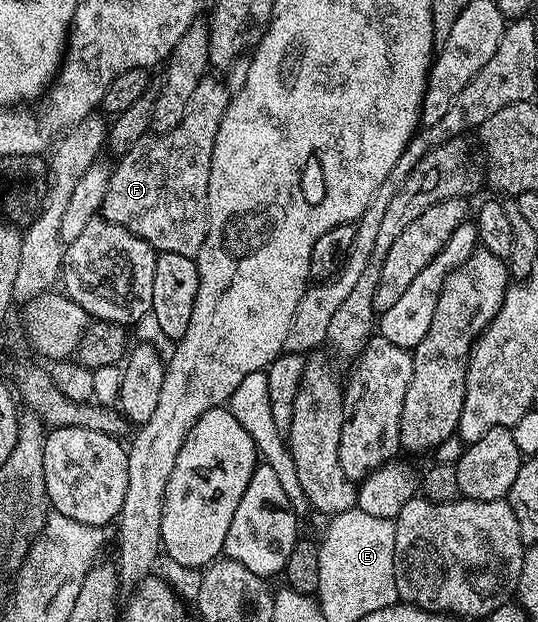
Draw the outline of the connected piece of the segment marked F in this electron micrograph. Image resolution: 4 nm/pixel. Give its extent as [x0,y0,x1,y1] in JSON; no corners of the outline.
[100,79,231,258]

